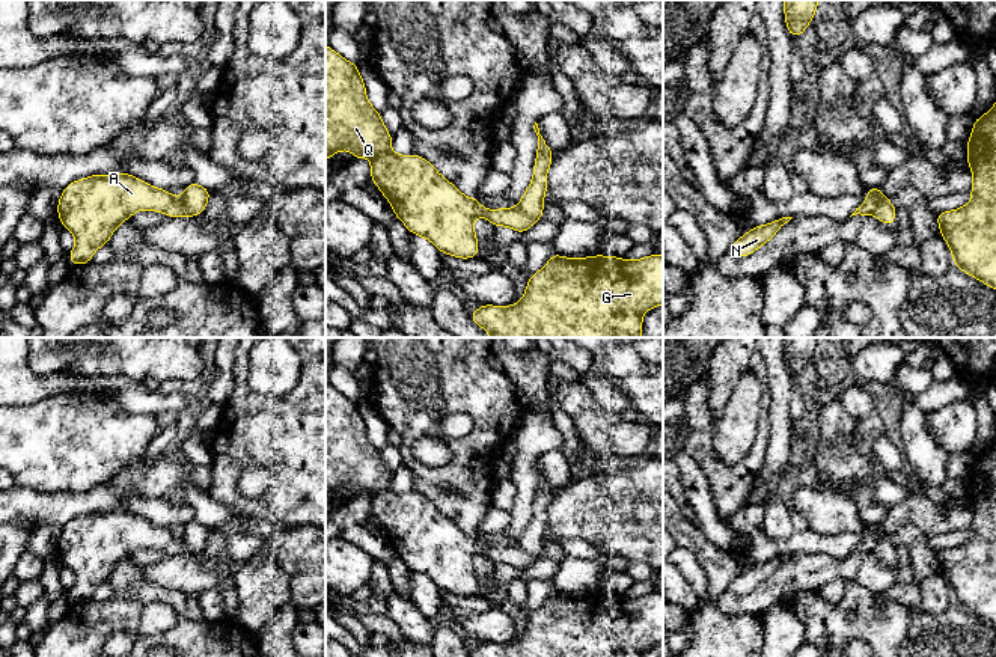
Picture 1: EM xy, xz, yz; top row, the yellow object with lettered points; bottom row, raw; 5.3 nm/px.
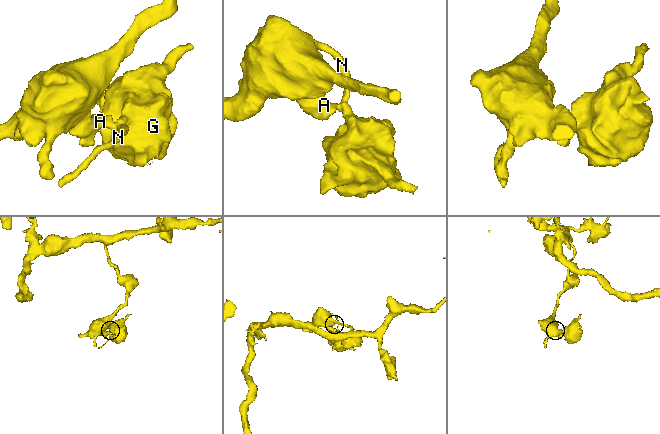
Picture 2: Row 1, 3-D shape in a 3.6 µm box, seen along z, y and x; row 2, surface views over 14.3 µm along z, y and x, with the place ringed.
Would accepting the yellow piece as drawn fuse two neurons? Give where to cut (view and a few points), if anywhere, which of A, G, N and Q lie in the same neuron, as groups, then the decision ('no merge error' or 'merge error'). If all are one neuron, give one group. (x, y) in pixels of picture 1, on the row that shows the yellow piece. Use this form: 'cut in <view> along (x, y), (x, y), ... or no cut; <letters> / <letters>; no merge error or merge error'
cut in xz along (517, 207), (535, 220); A Q / G N; merge error

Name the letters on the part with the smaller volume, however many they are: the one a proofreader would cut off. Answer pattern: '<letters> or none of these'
G, N

